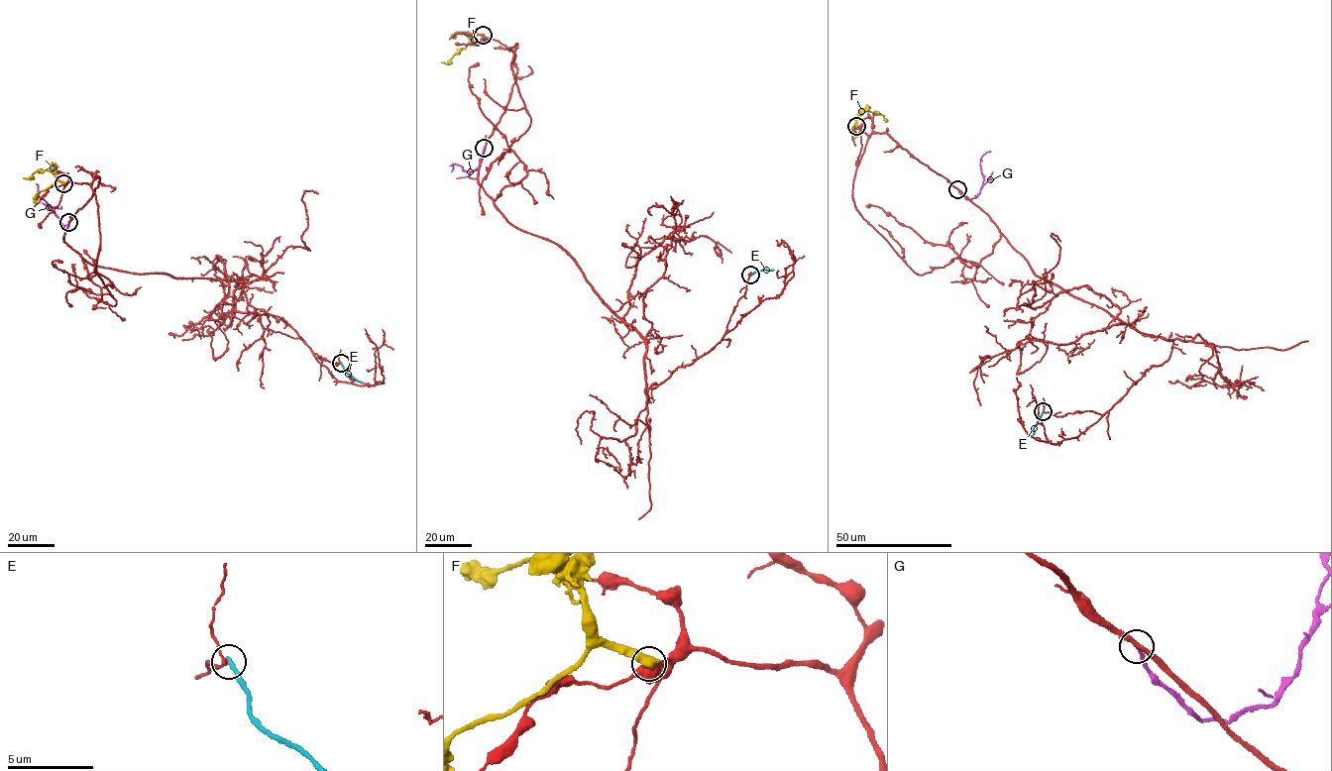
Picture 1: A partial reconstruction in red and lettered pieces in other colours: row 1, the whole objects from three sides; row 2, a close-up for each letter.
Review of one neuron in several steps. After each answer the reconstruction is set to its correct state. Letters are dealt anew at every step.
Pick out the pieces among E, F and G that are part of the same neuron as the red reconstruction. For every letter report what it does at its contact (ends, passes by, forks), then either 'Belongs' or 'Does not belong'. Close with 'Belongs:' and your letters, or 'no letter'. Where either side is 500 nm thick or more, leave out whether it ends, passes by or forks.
E: It ends there. Does not belong
F: Does not belong
G: It ends there. Does not belong
Belongs: no letter

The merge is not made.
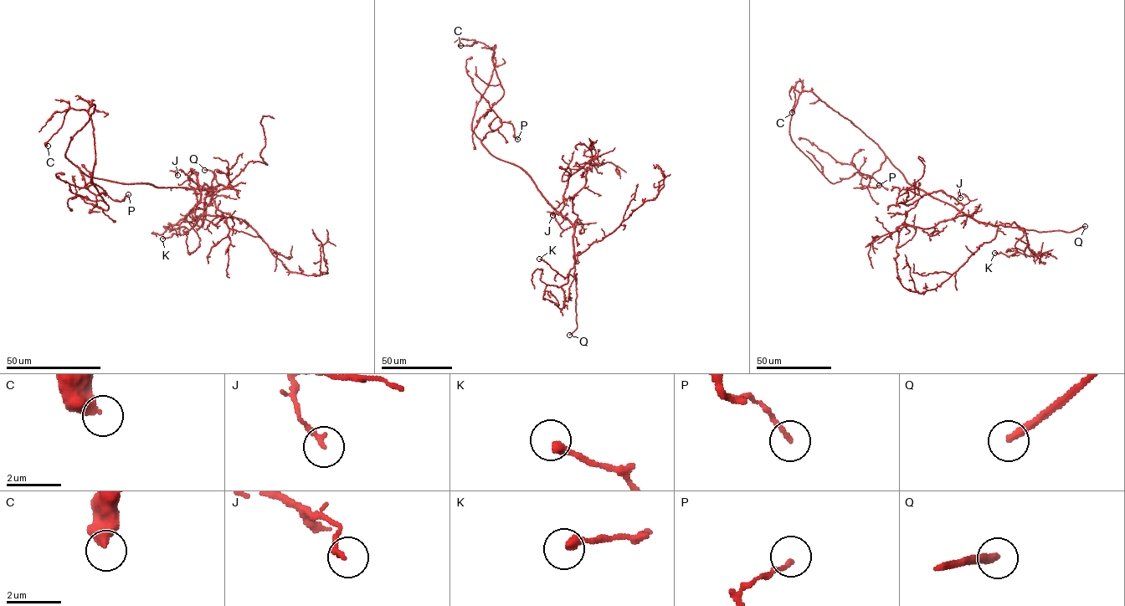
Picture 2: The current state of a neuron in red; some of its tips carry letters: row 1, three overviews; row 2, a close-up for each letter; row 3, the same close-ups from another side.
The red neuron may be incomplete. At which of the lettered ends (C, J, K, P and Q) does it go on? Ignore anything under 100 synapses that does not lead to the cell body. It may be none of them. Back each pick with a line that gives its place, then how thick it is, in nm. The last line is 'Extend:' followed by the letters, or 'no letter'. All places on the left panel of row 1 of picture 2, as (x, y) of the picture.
Q: (204, 170) | 280 nm
Extend: Q

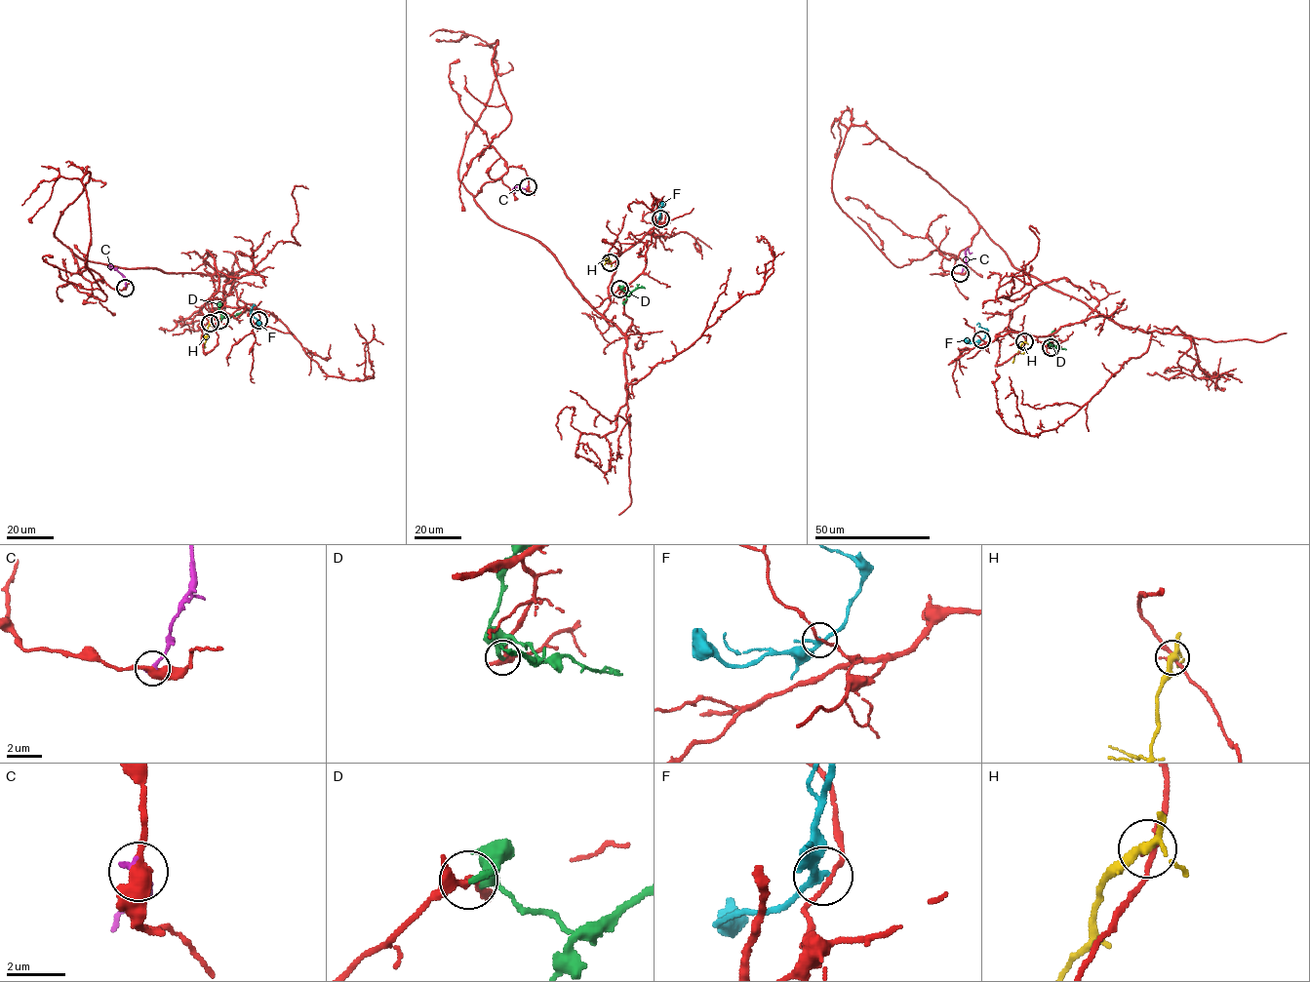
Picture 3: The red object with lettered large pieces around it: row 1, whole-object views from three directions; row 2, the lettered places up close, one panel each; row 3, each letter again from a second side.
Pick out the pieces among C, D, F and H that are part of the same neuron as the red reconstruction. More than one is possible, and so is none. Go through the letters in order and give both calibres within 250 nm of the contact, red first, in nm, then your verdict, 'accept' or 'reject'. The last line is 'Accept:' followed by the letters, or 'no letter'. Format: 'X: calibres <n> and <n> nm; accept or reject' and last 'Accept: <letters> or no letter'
C: calibres 480 and 280 nm; reject
D: calibres 260 and 170 nm; reject
F: calibres 140 and 240 nm; reject
H: calibres 220 and 240 nm; reject
Accept: no letter

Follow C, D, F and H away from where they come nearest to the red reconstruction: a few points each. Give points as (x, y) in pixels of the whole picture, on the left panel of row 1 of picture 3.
C: (125, 288), (126, 279), (110, 265), (111, 268)
D: (219, 320), (245, 312)
F: (258, 320), (251, 312), (253, 305), (256, 306)
H: (209, 323), (205, 347)

